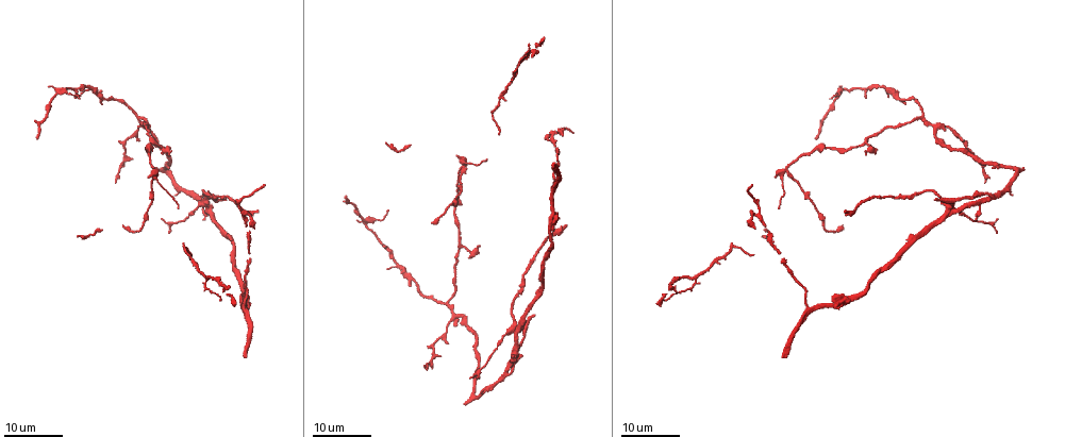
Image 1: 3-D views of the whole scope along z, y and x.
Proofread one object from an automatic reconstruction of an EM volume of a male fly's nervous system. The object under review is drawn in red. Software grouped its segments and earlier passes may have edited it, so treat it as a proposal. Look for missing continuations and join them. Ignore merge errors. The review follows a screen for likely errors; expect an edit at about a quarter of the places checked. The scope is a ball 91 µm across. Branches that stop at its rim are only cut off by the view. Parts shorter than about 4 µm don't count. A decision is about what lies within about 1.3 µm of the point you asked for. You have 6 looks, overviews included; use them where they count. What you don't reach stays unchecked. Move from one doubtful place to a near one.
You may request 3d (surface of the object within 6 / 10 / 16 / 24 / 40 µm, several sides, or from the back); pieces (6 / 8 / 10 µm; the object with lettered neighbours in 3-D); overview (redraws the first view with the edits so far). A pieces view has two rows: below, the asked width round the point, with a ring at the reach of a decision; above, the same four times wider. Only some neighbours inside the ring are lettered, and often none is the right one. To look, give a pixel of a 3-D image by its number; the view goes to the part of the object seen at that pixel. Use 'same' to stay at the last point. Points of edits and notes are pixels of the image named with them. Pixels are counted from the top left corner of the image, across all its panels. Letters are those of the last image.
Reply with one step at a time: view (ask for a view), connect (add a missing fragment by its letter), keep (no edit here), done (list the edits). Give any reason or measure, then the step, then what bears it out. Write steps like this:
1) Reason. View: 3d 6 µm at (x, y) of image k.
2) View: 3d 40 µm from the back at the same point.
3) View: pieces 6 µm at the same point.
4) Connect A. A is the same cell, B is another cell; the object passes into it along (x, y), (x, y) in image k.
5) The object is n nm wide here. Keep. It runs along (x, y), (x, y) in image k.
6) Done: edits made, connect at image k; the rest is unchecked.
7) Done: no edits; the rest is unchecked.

Free end. View: 3d 24 µm at (535, 314) of image 1.

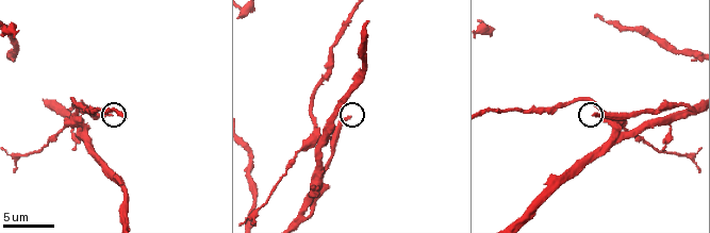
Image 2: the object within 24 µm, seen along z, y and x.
What lies round it. View: pieces 8 µm at (112, 114) of image 2.

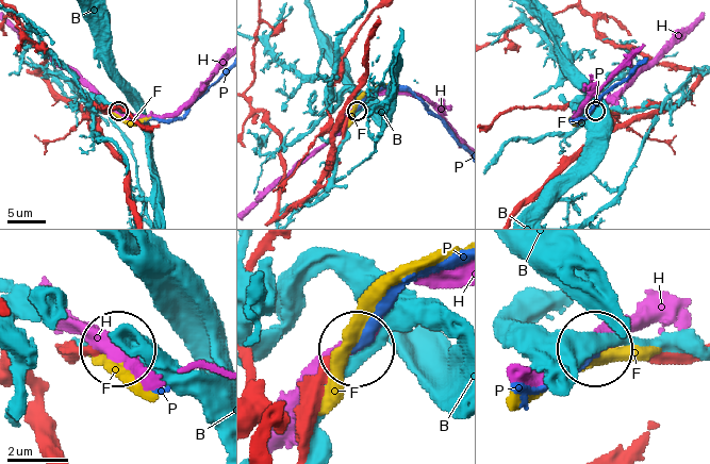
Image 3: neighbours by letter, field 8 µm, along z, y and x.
The object is 230 nm wide here. Connect P. P is the same cell, B, F and H are other cells; the object passes into it along (68, 343), (114, 350), (160, 385) in image 3; the cell continues.

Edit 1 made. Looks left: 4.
Free end. View: 3d 24 µm at (259, 213) of image 1.

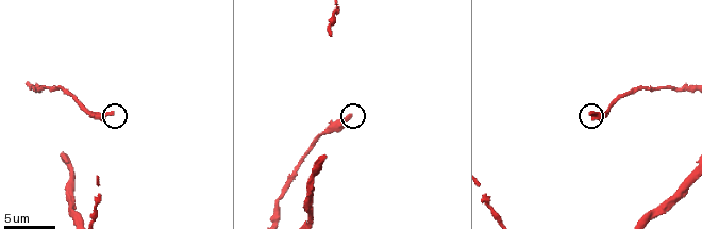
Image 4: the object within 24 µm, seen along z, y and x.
View: pieces 8 µm at (591, 114) of image 4.

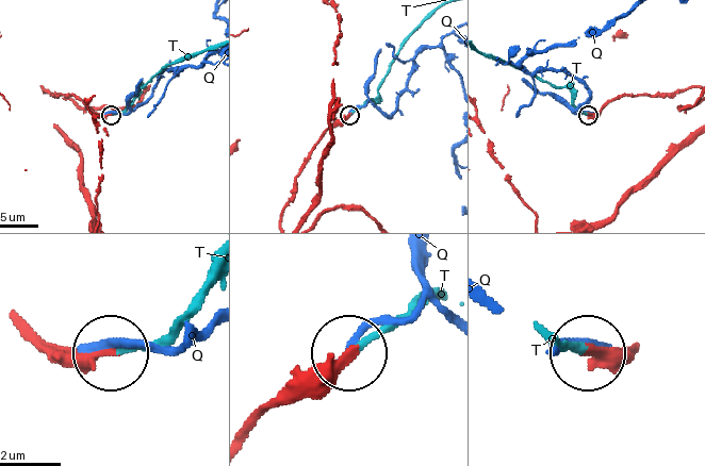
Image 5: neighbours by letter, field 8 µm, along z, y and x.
Connect T. T is the same cell, Q is another cell; the cell continues.

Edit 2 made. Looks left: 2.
Done: edits made, connect at image 3, connect at image 5; the rest is unchecked.

